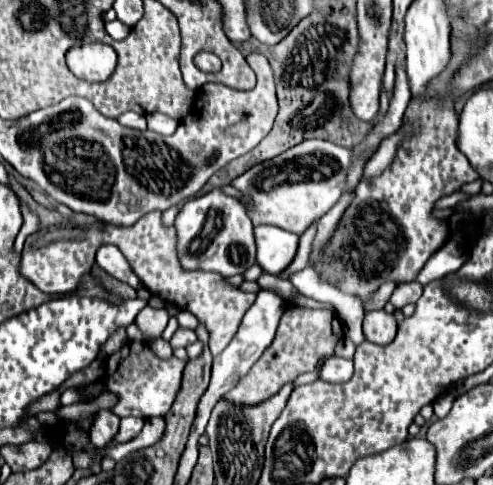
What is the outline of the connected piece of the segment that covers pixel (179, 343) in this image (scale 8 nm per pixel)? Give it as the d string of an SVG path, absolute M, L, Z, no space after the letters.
M178 327L178 331L172 335L172 339L170 339L170 345L172 347L186 347L186 345L190 345L190 343L194 343L196 341L196 333L192 331L192 329L182 329L182 327Z

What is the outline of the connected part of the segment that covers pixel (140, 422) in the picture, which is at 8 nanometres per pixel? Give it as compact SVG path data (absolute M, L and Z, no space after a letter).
M124 417L124 419L120 421L120 431L118 431L118 435L114 437L112 445L116 445L116 443L126 443L126 441L134 439L134 437L142 431L142 427L144 427L144 419Z

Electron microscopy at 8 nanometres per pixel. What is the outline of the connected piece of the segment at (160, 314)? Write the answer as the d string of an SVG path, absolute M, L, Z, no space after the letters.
M146 305L136 317L136 325L138 325L138 329L142 331L144 337L154 341L166 329L168 319L170 319L170 315L168 315L166 309L152 309L150 305Z

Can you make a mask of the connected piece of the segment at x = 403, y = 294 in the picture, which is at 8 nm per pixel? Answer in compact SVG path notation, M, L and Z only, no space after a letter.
M414 281L414 283L402 283L402 285L396 285L392 297L390 297L390 303L394 303L396 309L402 309L404 305L408 303L416 303L422 295L422 289L424 285Z

